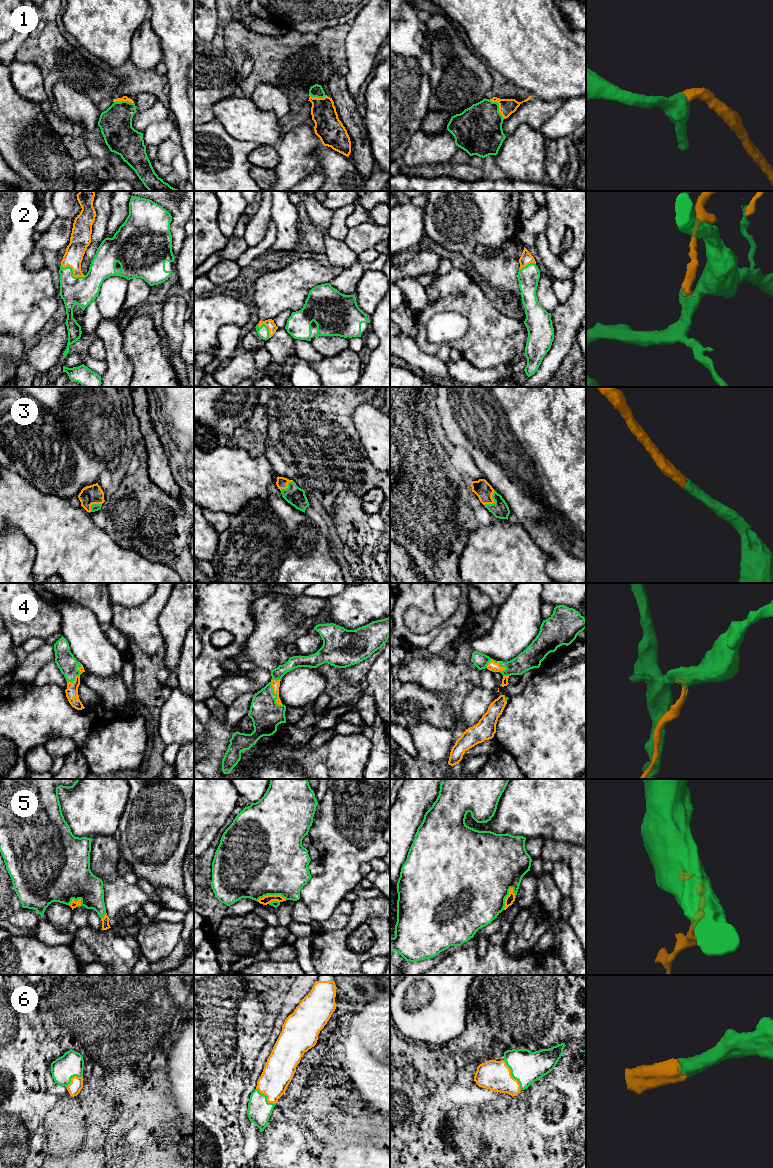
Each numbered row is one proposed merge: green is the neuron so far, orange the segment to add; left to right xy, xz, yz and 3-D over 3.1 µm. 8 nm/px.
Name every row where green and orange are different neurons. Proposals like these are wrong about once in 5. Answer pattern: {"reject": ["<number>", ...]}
{"reject": []}

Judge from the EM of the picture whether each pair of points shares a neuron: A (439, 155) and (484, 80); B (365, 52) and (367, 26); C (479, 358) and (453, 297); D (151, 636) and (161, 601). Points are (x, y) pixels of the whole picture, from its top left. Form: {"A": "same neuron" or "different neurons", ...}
{"A": "different neurons", "B": "same neuron", "C": "same neuron", "D": "same neuron"}

